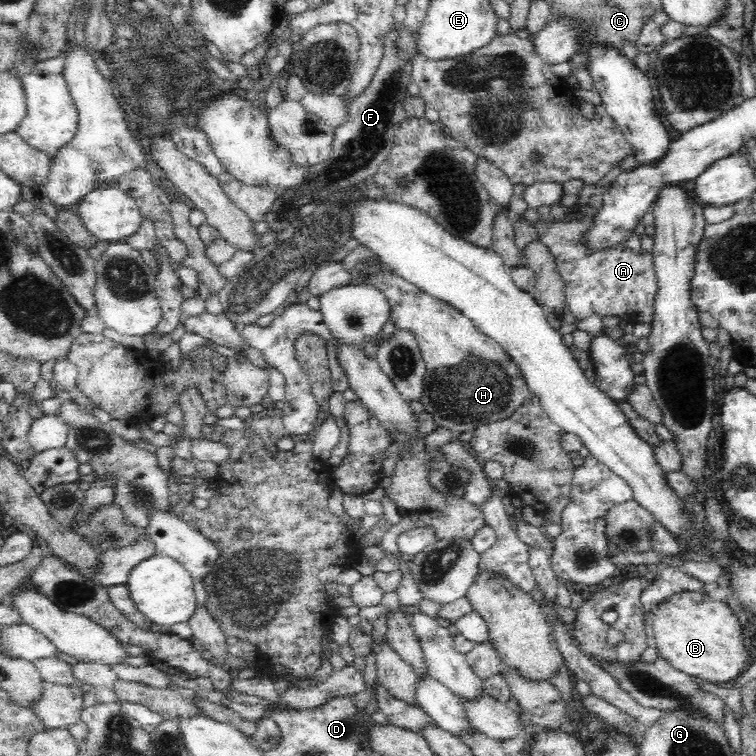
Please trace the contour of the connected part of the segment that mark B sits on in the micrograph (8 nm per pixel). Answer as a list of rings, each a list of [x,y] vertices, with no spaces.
[[[678,592],[644,619],[645,634],[662,660],[680,672],[708,682],[728,682],[745,670],[750,652],[743,645],[744,626],[730,606],[708,594]]]

